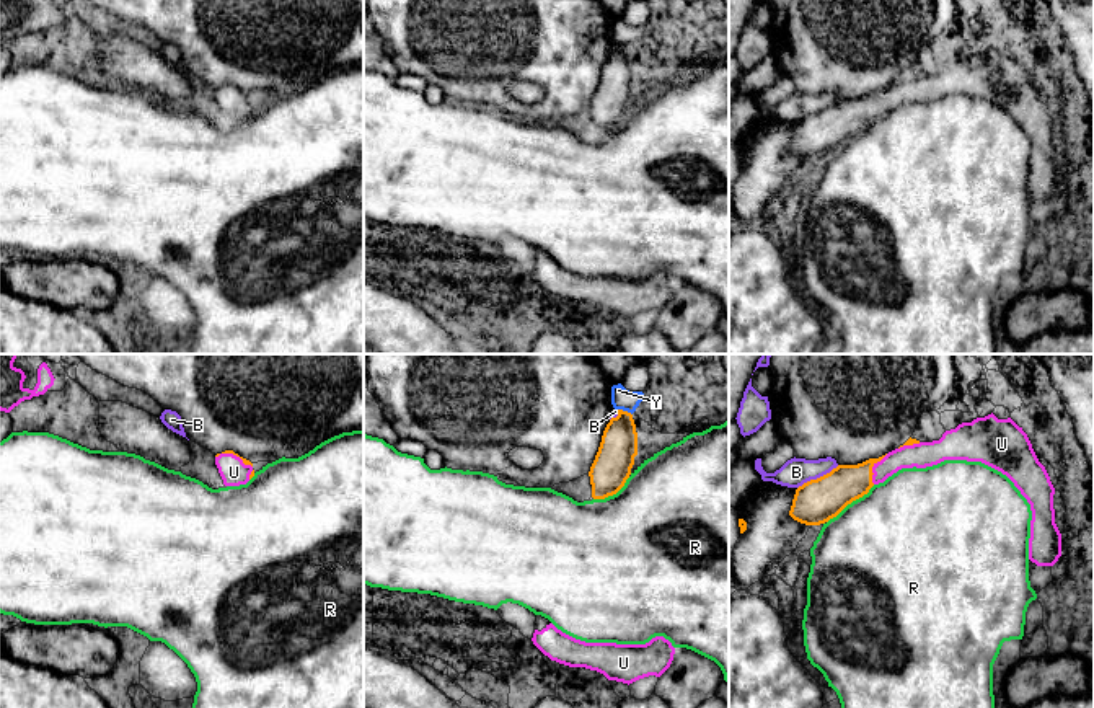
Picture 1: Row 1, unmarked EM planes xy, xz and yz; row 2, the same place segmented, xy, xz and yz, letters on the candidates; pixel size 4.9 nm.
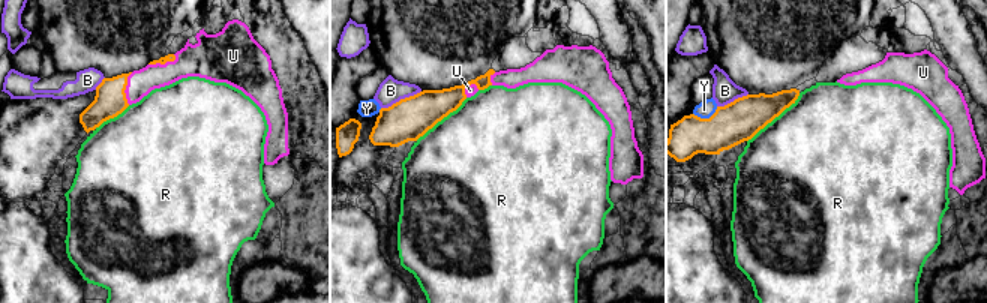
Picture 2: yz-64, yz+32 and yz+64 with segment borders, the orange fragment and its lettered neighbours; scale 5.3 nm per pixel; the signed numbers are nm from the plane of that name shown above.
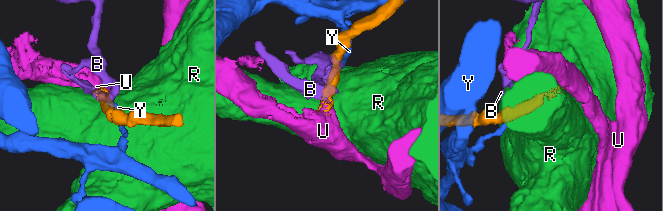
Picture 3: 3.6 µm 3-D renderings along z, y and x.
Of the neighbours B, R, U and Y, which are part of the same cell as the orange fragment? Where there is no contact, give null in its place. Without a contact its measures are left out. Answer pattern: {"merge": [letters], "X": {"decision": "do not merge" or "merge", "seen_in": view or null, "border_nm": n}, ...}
{"merge": ["U"], "B": {"decision": "do not merge", "seen_in": "yz", "border_nm": 240}, "R": {"decision": "do not merge", "seen_in": "yz", "border_nm": 300}, "U": {"decision": "merge", "seen_in": "yz", "border_nm": 170}, "Y": {"decision": "do not merge", "seen_in": "xz", "border_nm": 80}}

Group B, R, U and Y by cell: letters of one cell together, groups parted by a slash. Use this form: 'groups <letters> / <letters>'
groups B / R / U / Y

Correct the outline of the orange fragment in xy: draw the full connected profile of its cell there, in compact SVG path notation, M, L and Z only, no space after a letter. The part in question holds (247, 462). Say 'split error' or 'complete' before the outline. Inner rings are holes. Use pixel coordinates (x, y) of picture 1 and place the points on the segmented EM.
split error; M233 450L217 454L215 465L225 486L246 485L254 476L253 463Z

